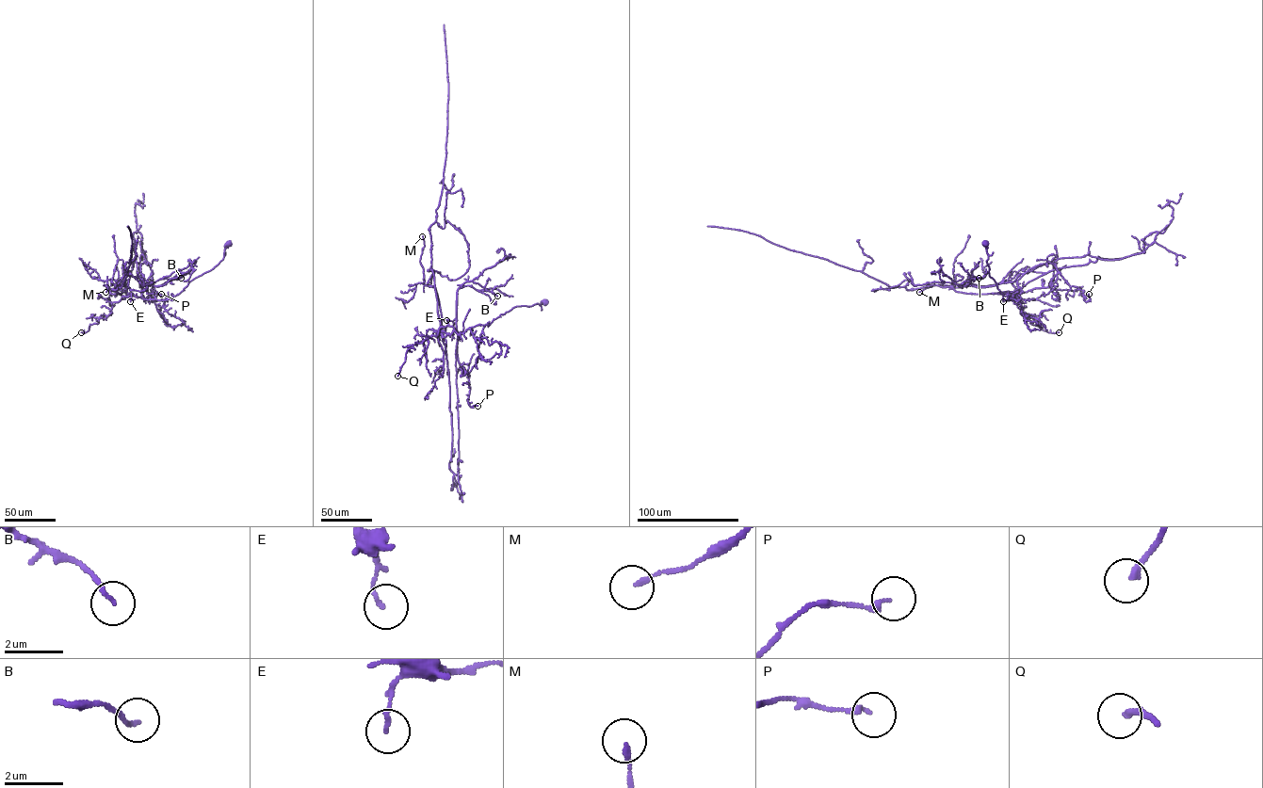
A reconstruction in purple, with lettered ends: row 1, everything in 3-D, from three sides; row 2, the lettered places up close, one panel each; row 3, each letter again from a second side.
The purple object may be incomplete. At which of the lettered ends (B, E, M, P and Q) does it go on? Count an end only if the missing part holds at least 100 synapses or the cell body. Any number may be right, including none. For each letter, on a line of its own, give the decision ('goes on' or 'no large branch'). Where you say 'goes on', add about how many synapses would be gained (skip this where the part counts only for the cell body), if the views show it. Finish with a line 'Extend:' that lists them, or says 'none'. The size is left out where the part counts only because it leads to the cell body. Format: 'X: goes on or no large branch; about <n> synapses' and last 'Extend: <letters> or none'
B: no large branch
E: no large branch
M: no large branch
P: no large branch
Q: no large branch
Extend: none

